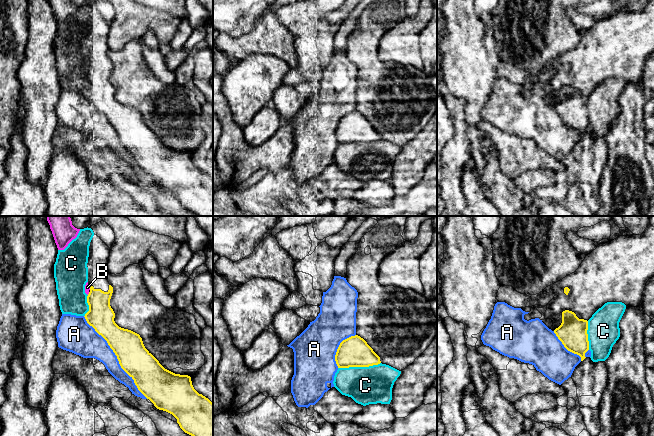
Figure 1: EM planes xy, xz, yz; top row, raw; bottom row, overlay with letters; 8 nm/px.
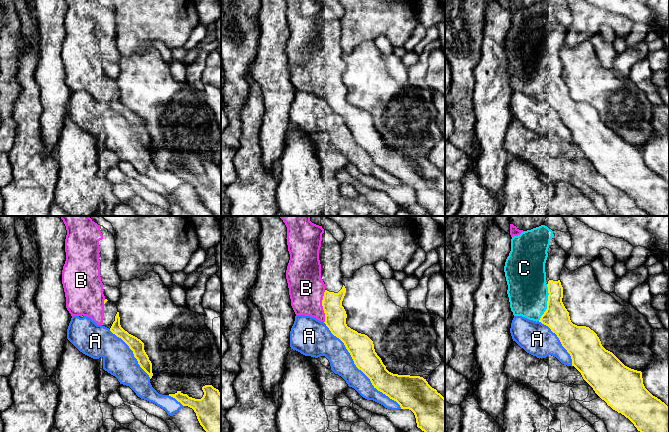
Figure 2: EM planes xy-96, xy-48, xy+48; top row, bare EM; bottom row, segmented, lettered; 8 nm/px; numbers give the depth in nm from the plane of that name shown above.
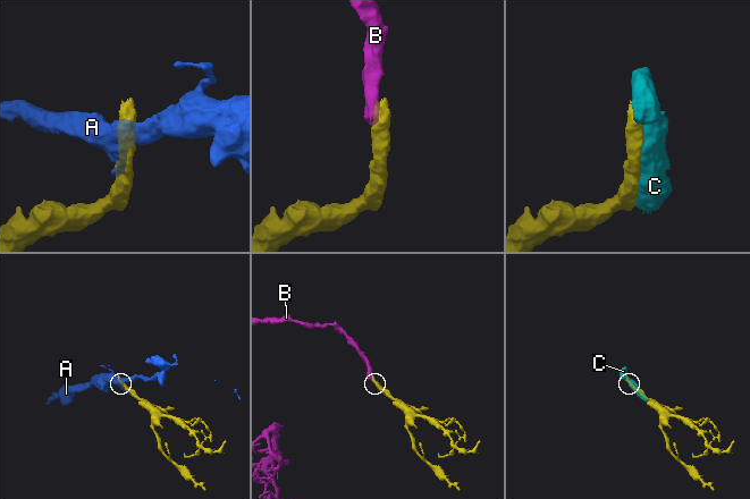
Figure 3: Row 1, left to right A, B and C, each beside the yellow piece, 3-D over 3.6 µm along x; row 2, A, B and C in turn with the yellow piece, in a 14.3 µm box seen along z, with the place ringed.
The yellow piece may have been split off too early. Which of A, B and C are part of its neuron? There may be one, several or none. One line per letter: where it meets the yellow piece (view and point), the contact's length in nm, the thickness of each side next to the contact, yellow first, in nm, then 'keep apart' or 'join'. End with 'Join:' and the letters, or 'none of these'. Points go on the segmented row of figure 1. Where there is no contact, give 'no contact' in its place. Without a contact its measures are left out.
A: xy (117, 357) | 850 nm | 240/220 nm | keep apart
B: xy (90, 288) | 30 nm | 220/50 nm | join
C: xz (359, 366) | 340 nm | 240/300 nm | keep apart
Join: B

